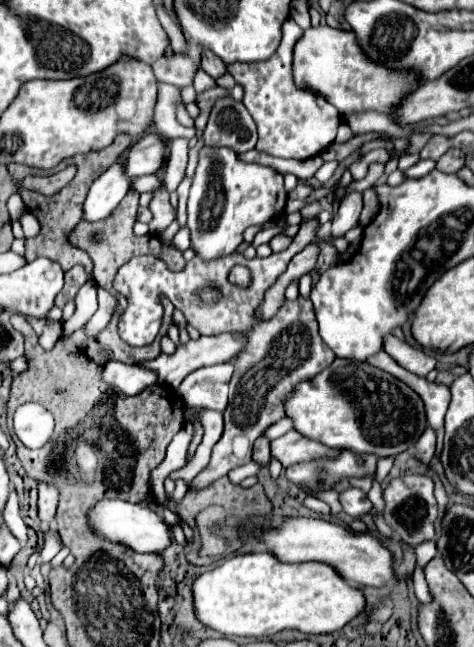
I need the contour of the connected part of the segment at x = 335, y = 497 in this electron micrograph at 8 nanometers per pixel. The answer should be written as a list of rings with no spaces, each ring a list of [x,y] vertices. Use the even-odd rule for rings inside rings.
[[[335,490],[320,491],[317,494],[317,498],[330,506],[332,515],[336,515],[343,510],[342,505],[339,502],[339,493]]]

